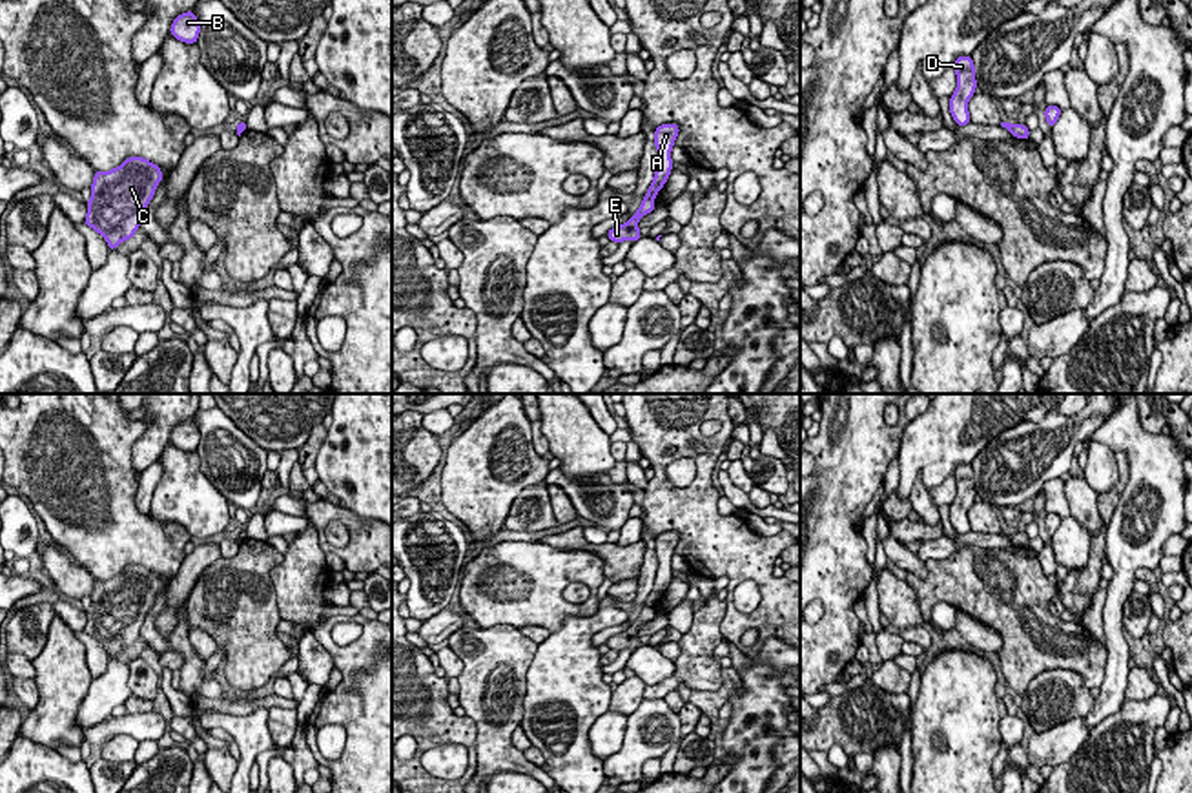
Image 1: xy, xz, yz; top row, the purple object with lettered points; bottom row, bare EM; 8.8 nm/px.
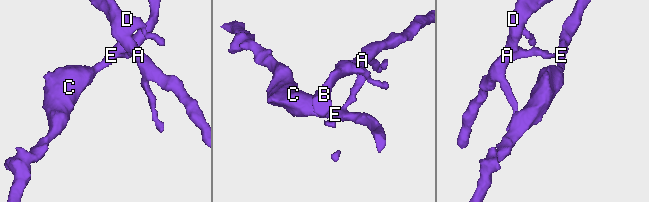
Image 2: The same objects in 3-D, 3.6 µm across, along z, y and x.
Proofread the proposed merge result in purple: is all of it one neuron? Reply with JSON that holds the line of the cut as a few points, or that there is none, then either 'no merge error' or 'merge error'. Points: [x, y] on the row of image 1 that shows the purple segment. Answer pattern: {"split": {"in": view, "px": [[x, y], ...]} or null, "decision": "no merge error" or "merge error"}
{"split": {"in": "xz", "px": [[646, 195], [653, 199]]}, "decision": "merge error"}

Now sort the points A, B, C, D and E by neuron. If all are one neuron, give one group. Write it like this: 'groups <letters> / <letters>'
groups A B D / C E

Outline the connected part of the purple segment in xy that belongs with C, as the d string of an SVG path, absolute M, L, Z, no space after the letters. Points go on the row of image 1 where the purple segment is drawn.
M128 157L111 171L95 170L84 224L100 233L109 252L129 241L155 195L162 170L144 157Z

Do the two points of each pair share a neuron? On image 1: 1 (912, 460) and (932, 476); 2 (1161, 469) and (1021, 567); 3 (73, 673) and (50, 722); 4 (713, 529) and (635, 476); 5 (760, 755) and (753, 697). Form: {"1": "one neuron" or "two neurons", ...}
{"1": "one neuron", "2": "two neurons", "3": "one neuron", "4": "two neurons", "5": "one neuron"}

